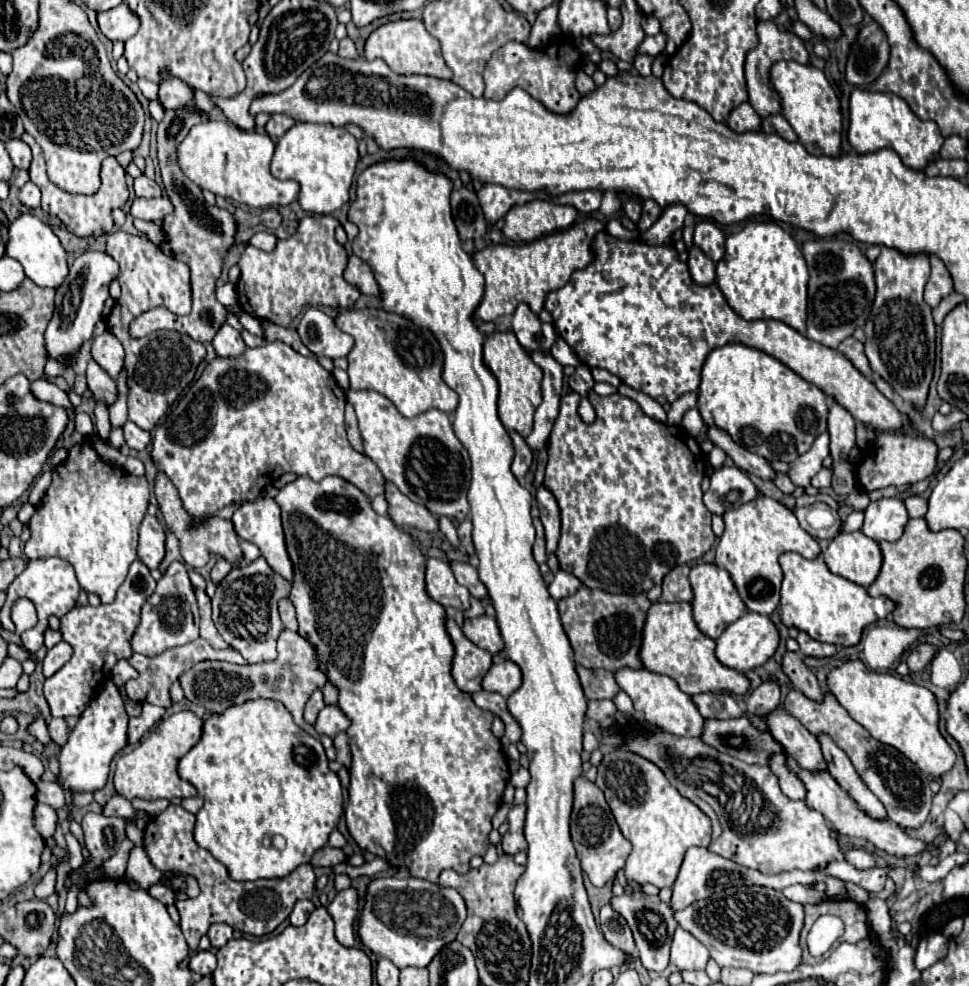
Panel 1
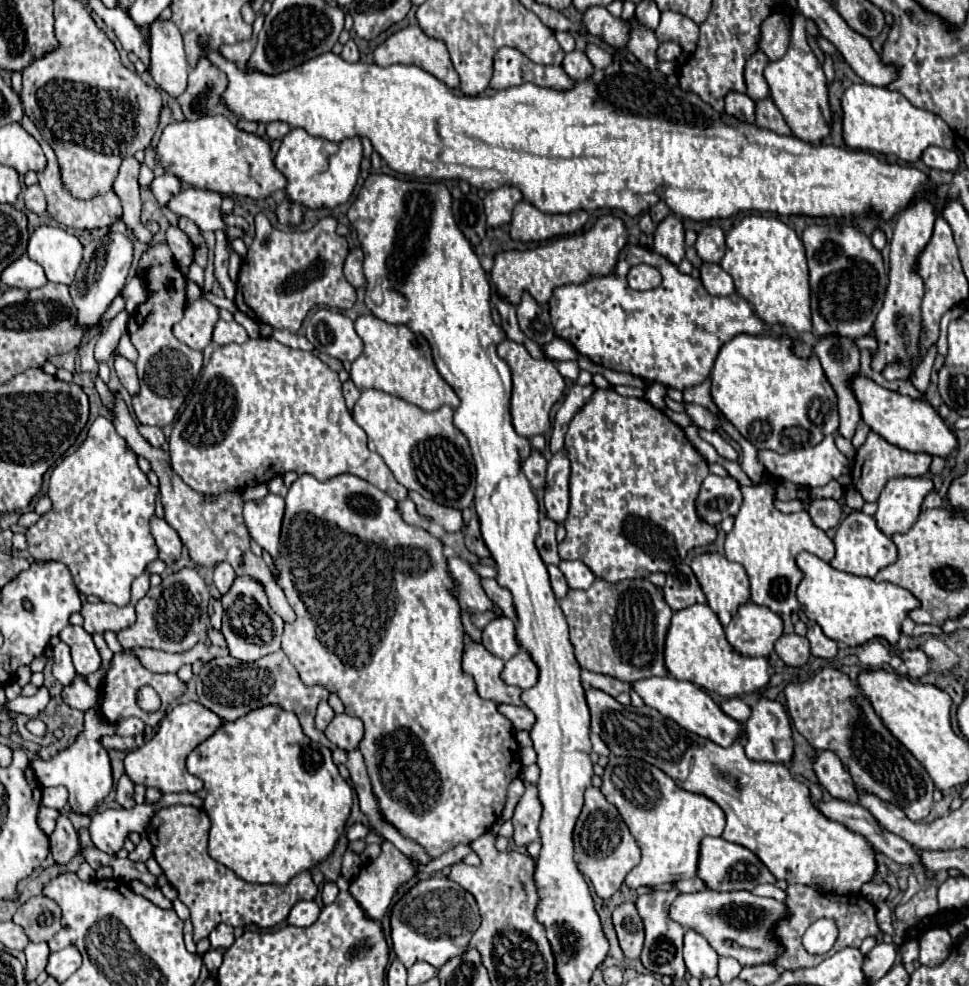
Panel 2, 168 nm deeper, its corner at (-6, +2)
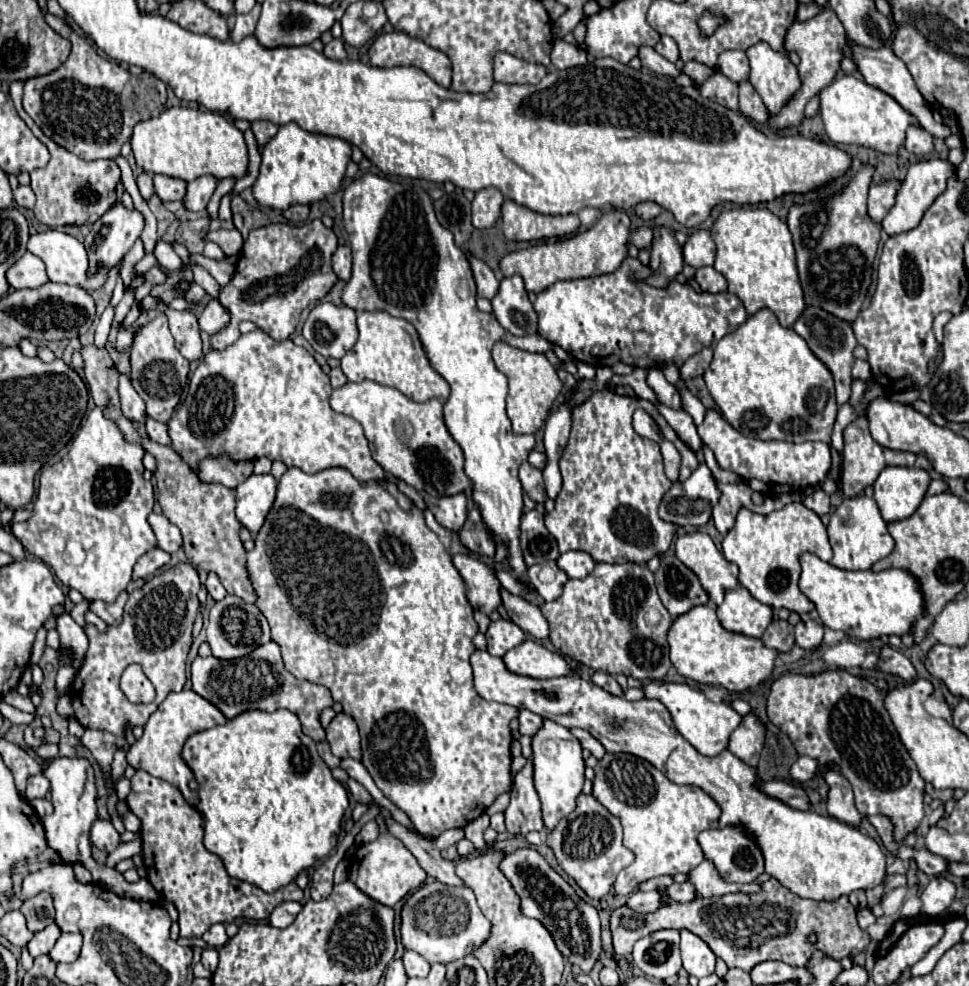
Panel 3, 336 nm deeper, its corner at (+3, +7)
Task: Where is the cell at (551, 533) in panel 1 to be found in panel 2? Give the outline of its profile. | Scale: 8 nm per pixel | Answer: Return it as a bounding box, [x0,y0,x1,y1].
[544,451,570,525]

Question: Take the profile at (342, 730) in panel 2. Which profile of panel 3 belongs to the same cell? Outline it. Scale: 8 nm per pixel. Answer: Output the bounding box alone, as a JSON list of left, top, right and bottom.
[327,714,361,760]

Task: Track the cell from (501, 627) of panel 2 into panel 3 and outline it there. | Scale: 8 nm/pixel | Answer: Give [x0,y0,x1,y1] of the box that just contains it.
[485,620,525,656]

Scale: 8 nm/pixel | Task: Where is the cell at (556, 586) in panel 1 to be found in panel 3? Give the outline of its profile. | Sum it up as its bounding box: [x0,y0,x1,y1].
[557,550,595,578]

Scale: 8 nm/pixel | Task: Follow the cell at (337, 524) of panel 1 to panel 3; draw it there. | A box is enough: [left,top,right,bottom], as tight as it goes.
[247,468,519,836]

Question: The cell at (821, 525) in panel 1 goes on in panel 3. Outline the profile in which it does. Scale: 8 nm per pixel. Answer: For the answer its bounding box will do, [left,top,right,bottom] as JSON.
[803,490,829,516]

